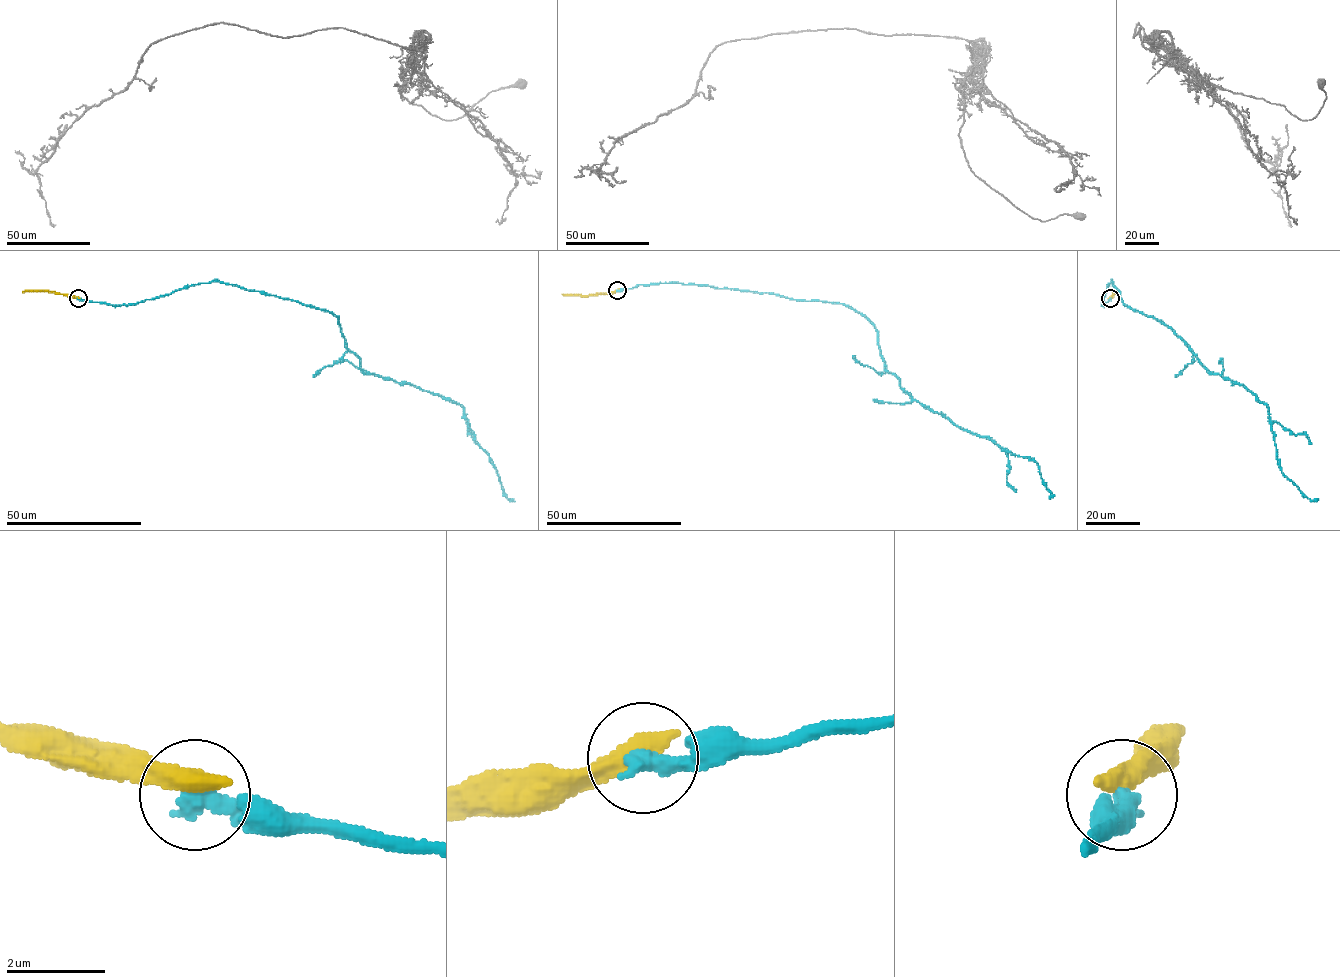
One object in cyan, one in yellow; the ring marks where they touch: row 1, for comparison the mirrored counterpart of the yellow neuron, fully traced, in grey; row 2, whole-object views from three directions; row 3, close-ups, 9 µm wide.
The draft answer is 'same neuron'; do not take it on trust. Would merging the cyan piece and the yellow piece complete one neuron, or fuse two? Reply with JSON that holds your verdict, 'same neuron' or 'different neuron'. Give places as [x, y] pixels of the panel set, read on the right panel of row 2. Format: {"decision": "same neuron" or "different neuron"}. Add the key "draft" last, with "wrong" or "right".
{"decision": "different neuron", "draft": "wrong"}

